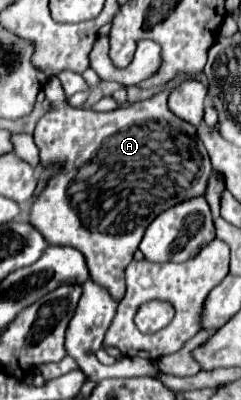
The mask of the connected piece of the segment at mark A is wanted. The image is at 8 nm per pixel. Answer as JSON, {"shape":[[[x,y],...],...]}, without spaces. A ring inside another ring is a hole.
{"shape":[[[56,77],[44,85],[46,99],[52,101],[52,109],[38,121],[34,131],[34,141],[40,149],[40,165],[62,163],[62,173],[50,181],[46,193],[32,201],[30,223],[52,243],[70,245],[86,257],[90,277],[100,285],[106,285],[110,293],[120,301],[124,285],[124,269],[132,261],[146,227],[166,209],[206,195],[206,183],[210,179],[212,167],[210,157],[194,127],[168,109],[170,89],[156,93],[146,101],[138,101],[116,111],[96,113],[74,109],[66,103],[64,89]]]}

